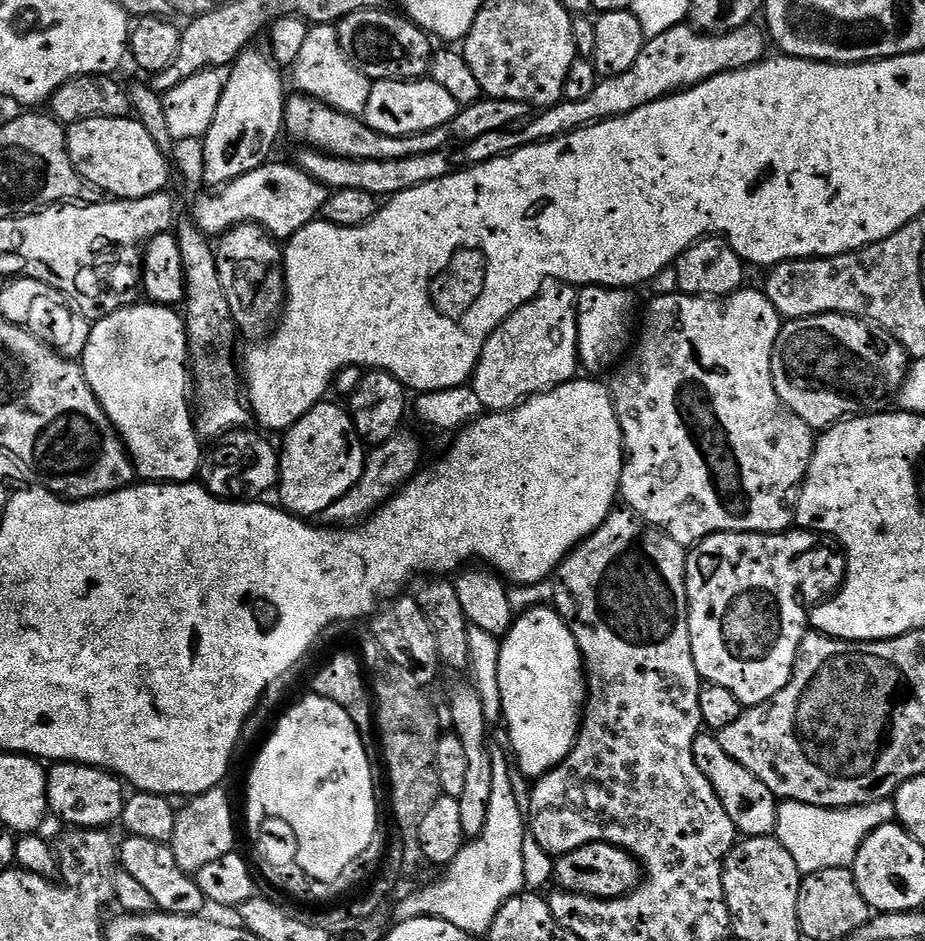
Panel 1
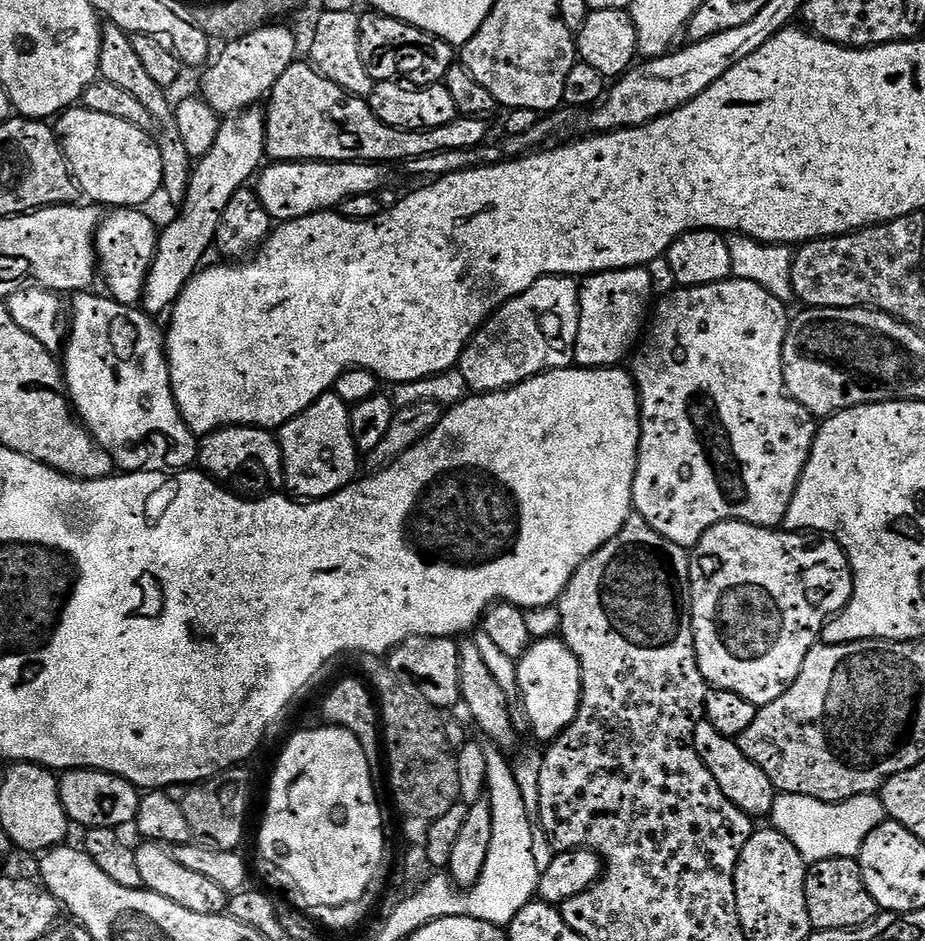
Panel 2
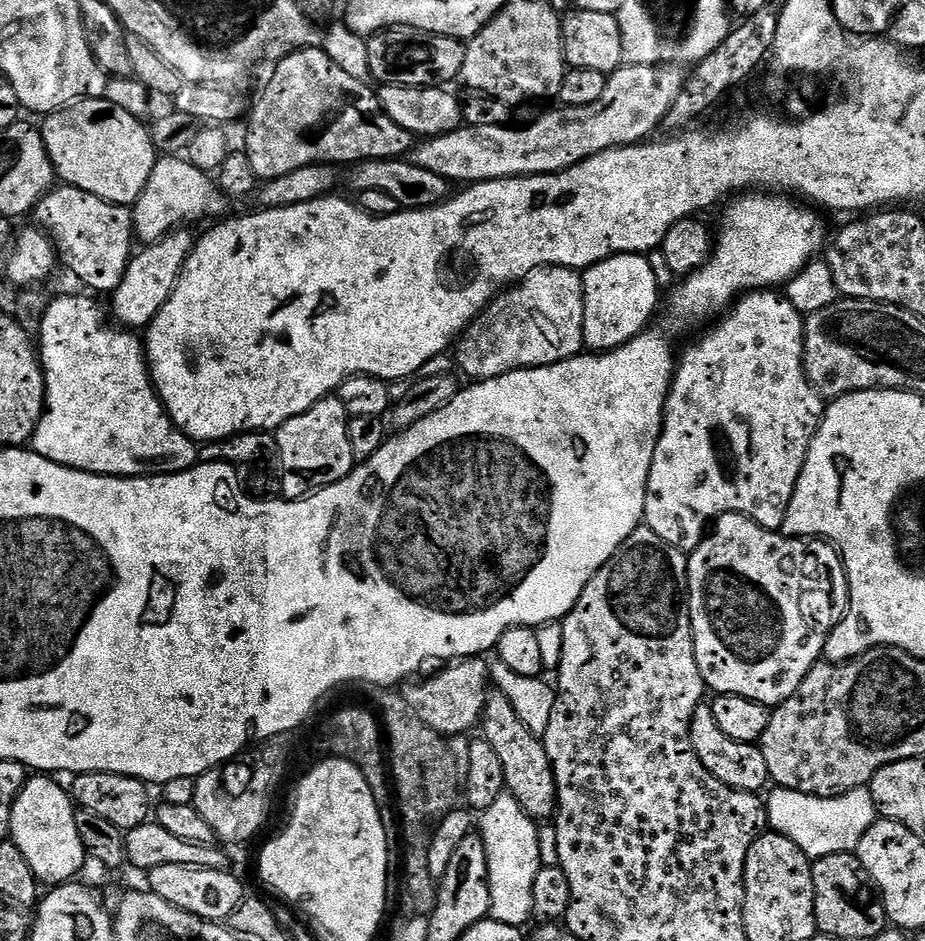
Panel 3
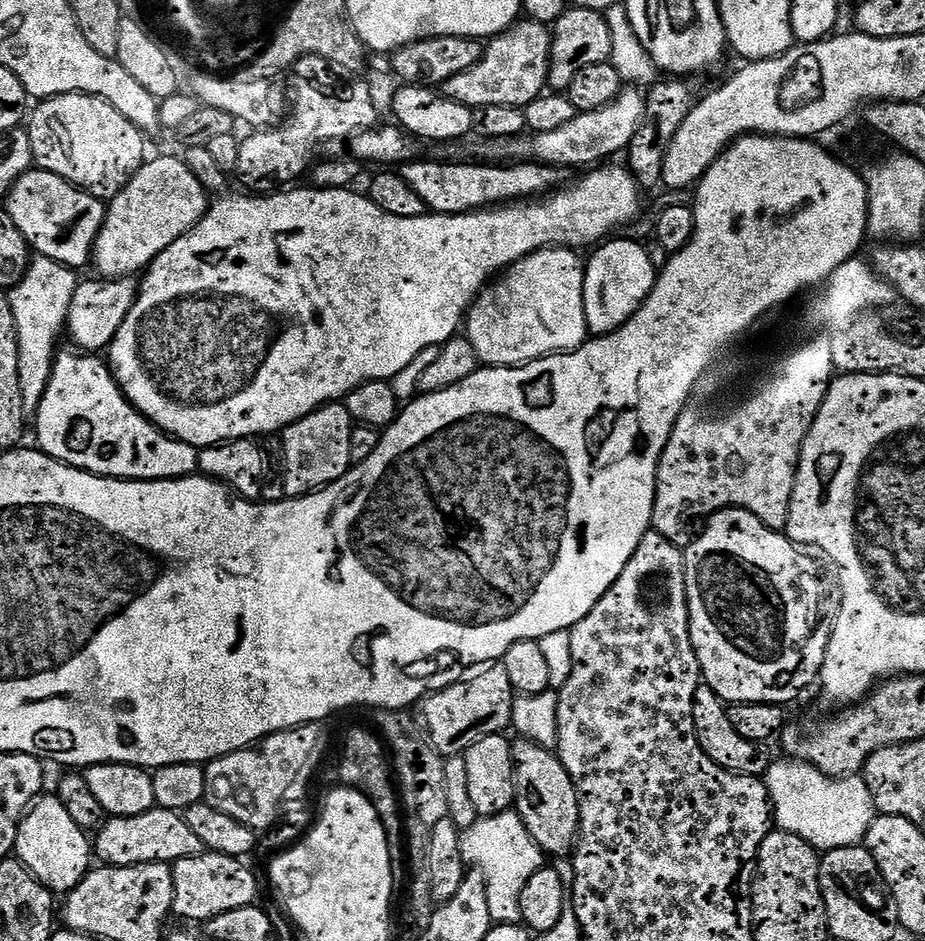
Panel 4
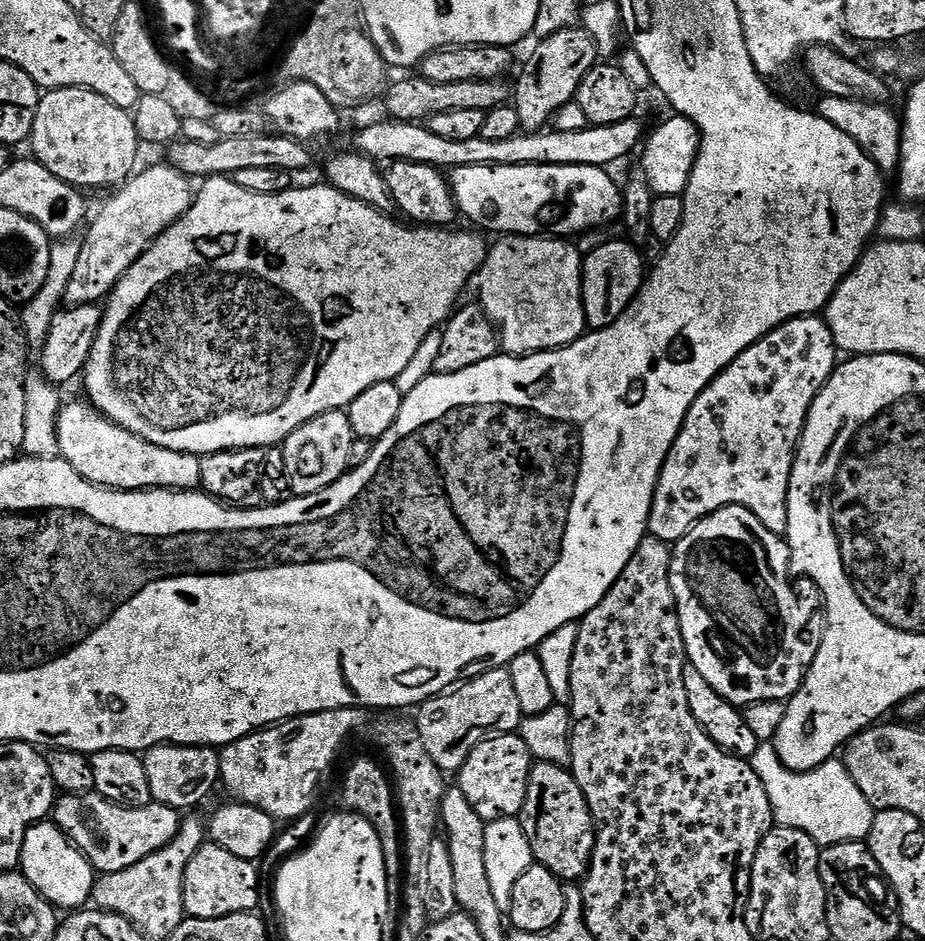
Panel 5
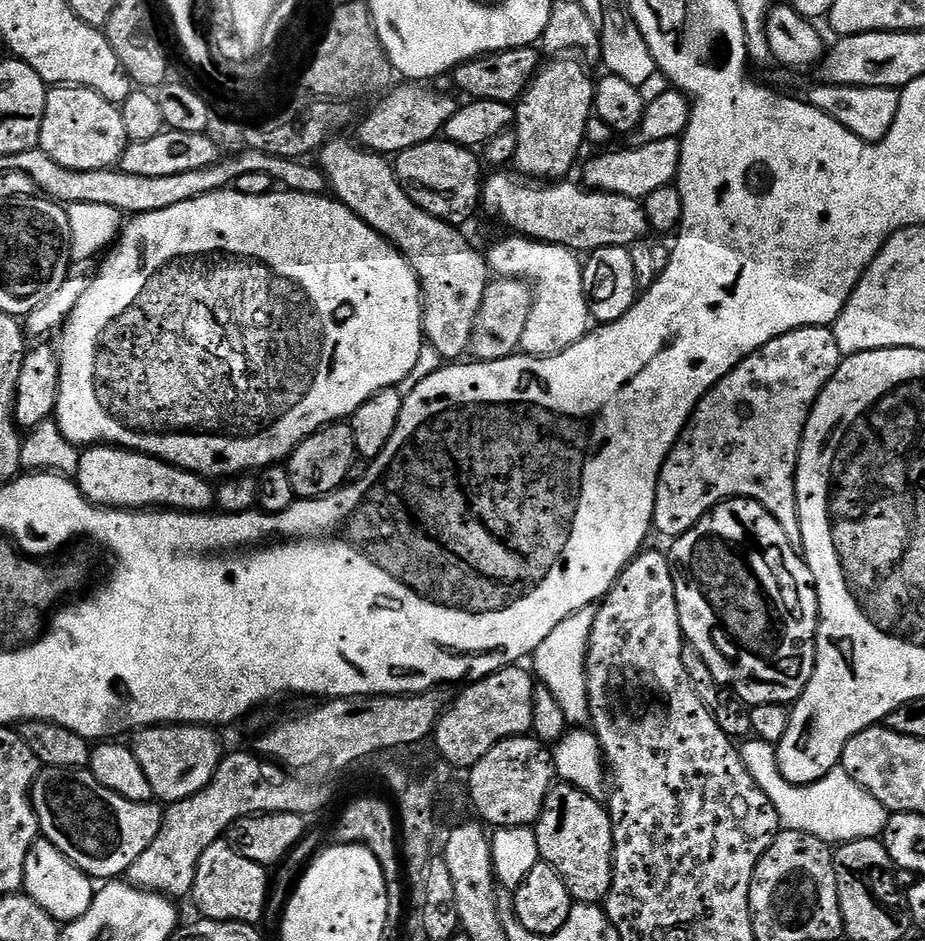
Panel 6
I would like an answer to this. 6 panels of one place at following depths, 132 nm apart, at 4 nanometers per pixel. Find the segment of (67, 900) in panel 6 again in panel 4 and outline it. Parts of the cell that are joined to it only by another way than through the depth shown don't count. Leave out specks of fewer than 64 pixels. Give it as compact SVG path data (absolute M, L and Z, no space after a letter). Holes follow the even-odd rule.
M48 795L37 799L21 820L14 852L20 863L28 867L33 878L49 892L67 894L88 875L93 863L91 860L94 860L94 848L89 833L80 828L70 814L66 814L66 806L62 806L55 795Z

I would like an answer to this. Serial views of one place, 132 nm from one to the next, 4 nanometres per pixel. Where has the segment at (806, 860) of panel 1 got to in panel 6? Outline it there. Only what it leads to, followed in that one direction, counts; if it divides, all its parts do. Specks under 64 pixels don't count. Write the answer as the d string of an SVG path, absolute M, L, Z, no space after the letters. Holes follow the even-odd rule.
M748 738L739 745L740 758L750 778L770 798L774 810L778 810L781 825L789 832L805 832L824 841L829 846L848 844L852 840L875 840L881 835L890 815L850 774L837 766L813 784L792 784L780 773L776 765L776 749L771 744Z

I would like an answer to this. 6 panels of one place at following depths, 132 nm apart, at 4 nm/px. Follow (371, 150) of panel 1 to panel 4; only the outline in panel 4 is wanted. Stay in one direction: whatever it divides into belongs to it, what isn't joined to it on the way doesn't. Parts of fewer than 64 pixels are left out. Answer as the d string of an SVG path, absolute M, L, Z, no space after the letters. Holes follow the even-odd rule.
M320 56L301 57L290 72L294 101L287 120L274 128L253 131L248 134L252 136L244 136L239 141L235 175L240 176L249 193L272 194L291 185L296 182L291 180L309 171L318 145L335 139L347 141L357 132L364 132L381 123L376 100L367 84L362 80L336 82L332 72L332 65Z

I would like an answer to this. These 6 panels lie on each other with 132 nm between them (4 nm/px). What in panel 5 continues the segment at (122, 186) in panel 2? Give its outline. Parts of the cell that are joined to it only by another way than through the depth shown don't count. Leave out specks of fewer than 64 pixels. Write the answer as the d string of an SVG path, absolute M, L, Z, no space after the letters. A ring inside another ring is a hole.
M89 88L45 91L34 118L31 144L31 155L46 166L50 174L81 190L104 188L107 184L123 185L133 175L136 155L142 149L132 112L114 106L114 102L102 98L102 94L94 94Z

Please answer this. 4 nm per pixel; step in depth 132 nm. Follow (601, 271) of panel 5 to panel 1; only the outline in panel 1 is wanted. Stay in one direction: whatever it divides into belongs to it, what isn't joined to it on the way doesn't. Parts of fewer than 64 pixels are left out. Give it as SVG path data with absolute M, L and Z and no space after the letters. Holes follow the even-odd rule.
M584 286L579 289L576 302L576 325L578 326L576 350L583 371L584 368L588 371L585 373L600 374L596 372L604 371L607 373L625 359L634 340L634 329L638 324L636 294L635 291L626 288Z

